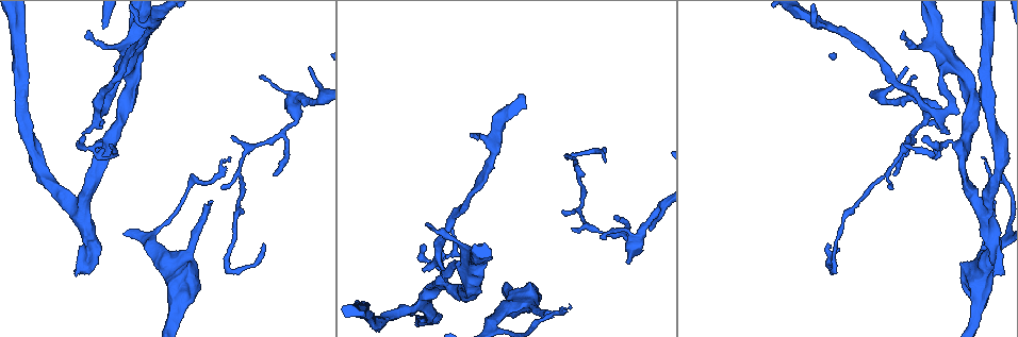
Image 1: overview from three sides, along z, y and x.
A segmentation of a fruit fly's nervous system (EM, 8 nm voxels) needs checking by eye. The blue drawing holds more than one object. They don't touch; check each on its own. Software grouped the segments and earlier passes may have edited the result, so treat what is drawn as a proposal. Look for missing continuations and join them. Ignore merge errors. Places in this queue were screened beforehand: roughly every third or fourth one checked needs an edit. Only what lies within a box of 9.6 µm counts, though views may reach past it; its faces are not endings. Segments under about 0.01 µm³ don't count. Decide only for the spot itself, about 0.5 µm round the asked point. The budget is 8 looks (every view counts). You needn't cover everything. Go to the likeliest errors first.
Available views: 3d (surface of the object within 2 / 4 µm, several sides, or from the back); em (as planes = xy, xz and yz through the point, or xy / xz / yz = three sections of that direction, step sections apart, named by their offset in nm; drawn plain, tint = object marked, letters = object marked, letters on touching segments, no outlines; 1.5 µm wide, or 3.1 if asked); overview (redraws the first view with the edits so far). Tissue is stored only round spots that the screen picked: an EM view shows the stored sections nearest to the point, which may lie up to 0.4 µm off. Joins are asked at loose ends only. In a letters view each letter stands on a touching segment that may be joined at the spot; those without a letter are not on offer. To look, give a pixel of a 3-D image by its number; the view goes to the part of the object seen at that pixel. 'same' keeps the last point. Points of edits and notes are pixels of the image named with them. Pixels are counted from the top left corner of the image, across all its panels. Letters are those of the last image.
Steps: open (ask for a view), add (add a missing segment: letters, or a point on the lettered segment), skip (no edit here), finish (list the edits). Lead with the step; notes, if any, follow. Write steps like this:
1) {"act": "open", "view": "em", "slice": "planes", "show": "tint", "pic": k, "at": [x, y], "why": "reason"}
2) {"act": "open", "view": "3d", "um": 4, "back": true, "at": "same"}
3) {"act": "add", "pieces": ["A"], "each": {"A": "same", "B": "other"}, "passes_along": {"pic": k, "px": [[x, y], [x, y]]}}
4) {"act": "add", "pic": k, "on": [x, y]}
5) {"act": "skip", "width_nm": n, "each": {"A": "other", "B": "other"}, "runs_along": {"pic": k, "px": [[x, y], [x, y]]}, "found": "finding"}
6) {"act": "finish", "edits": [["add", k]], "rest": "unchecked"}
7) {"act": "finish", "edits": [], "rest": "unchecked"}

{"act": "open", "view": "em", "slice": "planes", "show": "letters", "pic": 1, "at": [651, 230], "why": "thin end"}

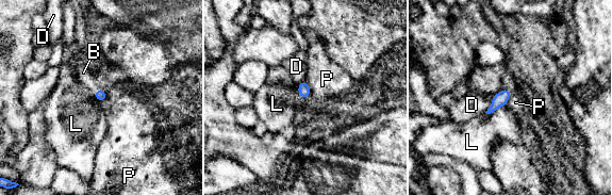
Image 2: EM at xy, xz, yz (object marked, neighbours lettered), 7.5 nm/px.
{"act": "add", "pic": 2, "on": [83, 72], "each": {"B": "same", "D": "other", "L": "other", "P": "other"}, "found": "the cell continues"}

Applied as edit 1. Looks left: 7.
{"act": "open", "view": "em", "slice": "planes", "show": "tint", "pic": 1, "at": [605, 163], "why": "end of a long branch"}

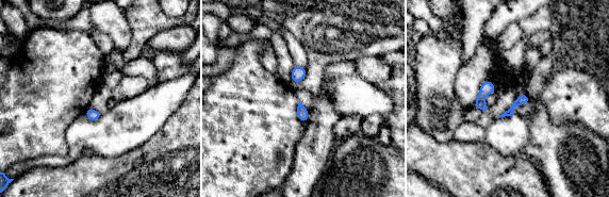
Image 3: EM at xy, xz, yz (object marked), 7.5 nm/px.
{"act": "open", "view": "em", "slice": "planes", "show": "letters", "at": "same"}

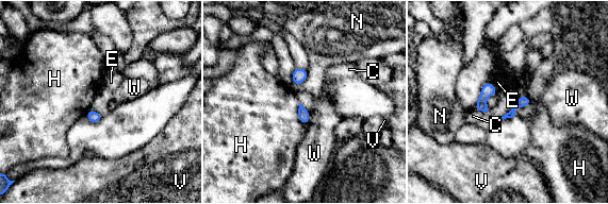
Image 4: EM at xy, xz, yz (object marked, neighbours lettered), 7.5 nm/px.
{"act": "skip", "width_nm": 80, "each": {"C": "other", "E": "other", "H": "other", "N": "other", "V": "other", "W": "other"}, "found": "none of them fits"}

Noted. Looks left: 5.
{"act": "open", "view": "em", "slice": "yz", "step": 8, "show": "letters", "pic": 1, "at": [76, 275], "why": "branch stops here"}

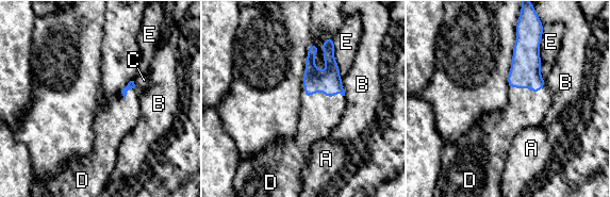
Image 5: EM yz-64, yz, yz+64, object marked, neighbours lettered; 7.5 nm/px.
{"act": "open", "view": "em", "slice": "planes", "show": "letters", "at": "same"}

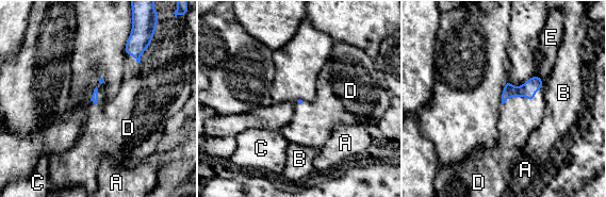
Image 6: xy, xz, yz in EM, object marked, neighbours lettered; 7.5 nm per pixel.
{"act": "add", "pic": 6, "on": [519, 118], "longest_contact_nm": ["D", 340], "each": {"A": "other", "B": "other", "C": "other", "D": "same", "E": "other"}, "found": "it goes on there"}

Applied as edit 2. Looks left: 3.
{"act": "finish", "edits": [["add", 2], ["add", 6]], "rest": "unchecked"}

